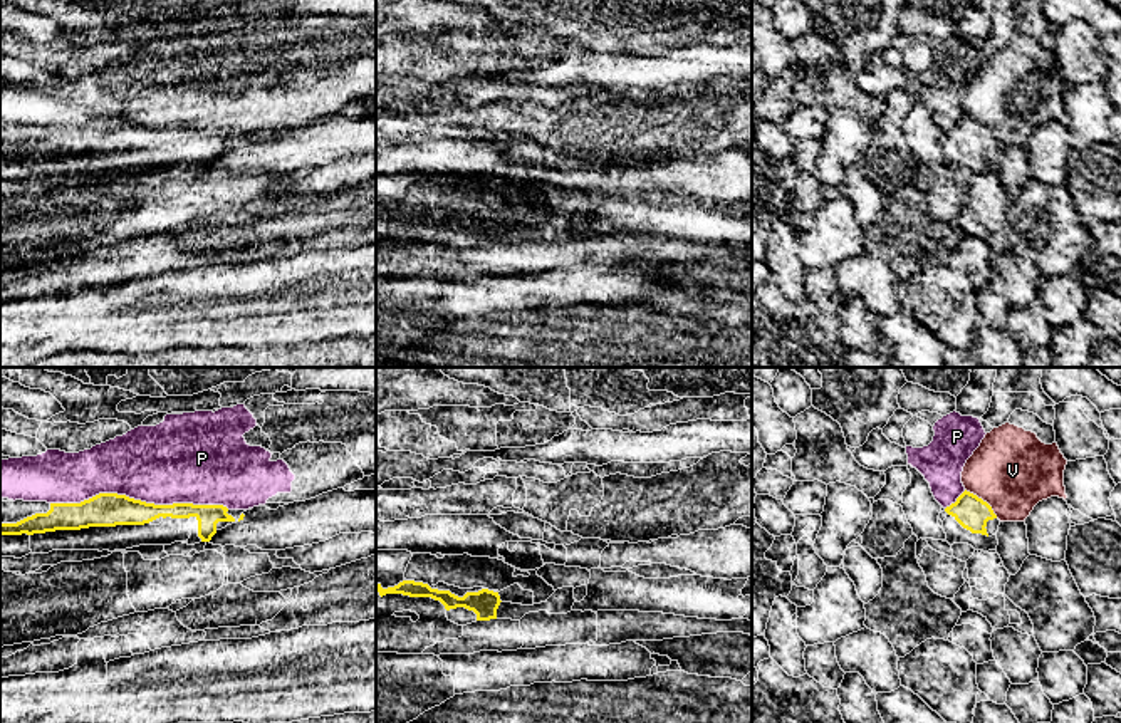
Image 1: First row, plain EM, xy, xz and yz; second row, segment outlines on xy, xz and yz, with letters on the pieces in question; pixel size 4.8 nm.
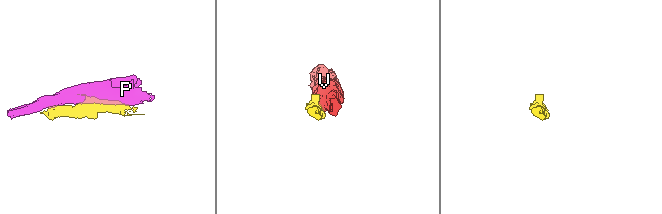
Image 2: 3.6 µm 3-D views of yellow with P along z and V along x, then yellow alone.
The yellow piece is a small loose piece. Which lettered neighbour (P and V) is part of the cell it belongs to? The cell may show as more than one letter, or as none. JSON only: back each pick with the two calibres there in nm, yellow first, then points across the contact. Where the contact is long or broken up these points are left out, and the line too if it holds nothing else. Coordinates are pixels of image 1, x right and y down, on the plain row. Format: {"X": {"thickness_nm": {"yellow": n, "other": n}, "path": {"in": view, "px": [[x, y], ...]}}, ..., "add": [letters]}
{"add": []}

